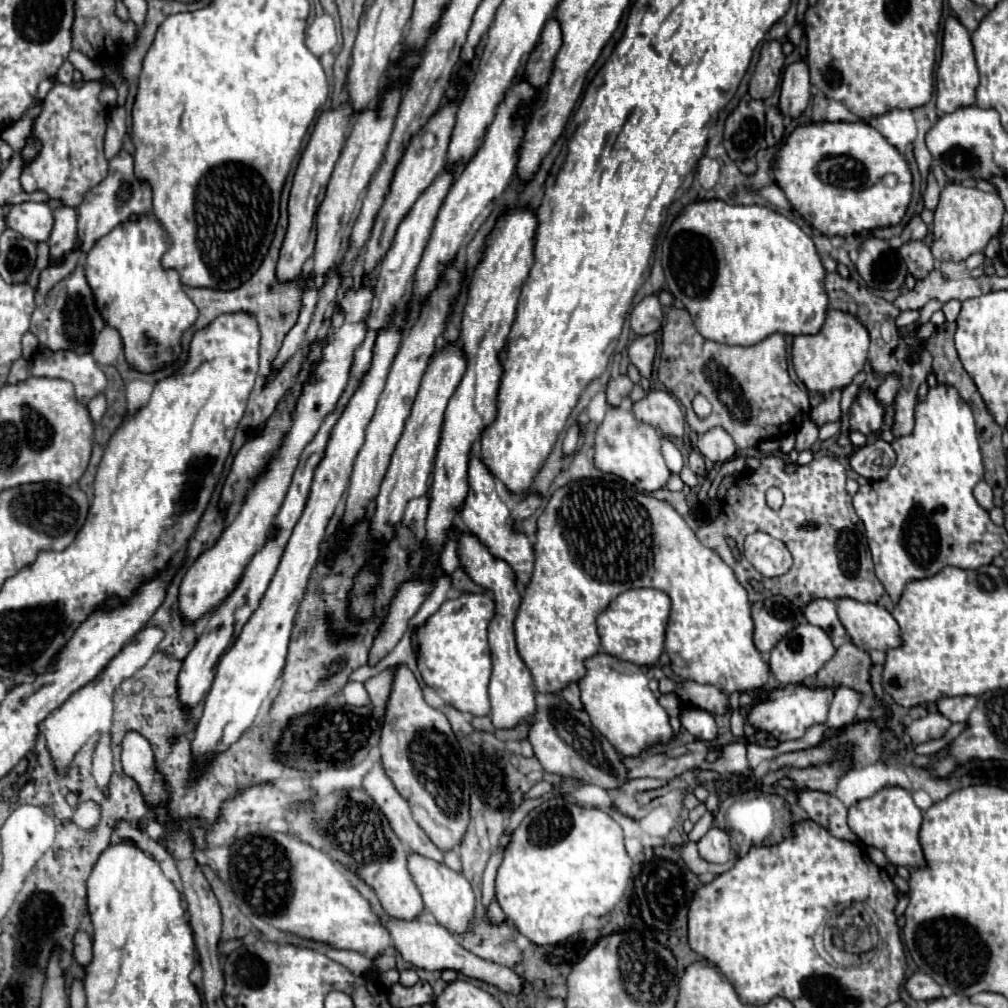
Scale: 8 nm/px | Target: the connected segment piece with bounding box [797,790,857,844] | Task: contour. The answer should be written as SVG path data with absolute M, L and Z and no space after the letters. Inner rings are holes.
M797 790L797 800L807 816L831 836L857 844L857 836L847 826L847 808L839 798L821 790Z

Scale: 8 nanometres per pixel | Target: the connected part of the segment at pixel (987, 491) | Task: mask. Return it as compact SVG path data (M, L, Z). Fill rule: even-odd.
M981 480L977 486L975 486L975 498L977 502L985 508L985 510L991 510L993 508L993 494L991 494L991 488L985 480Z

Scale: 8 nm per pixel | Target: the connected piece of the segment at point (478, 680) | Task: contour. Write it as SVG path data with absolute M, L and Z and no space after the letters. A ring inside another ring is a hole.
M489 592L481 594L463 594L455 600L445 600L441 608L419 628L419 672L429 688L433 688L445 704L455 706L461 712L471 712L473 716L487 716L491 712L489 704L489 678L491 678L491 652L487 642L487 626L495 616L495 600Z

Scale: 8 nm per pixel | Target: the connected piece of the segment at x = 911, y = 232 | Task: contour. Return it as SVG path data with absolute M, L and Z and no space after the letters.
M913 216L911 222L903 228L901 240L903 240L903 242L909 242L909 240L923 240L925 234L927 234L927 226L925 226L925 222L923 222L919 216Z

